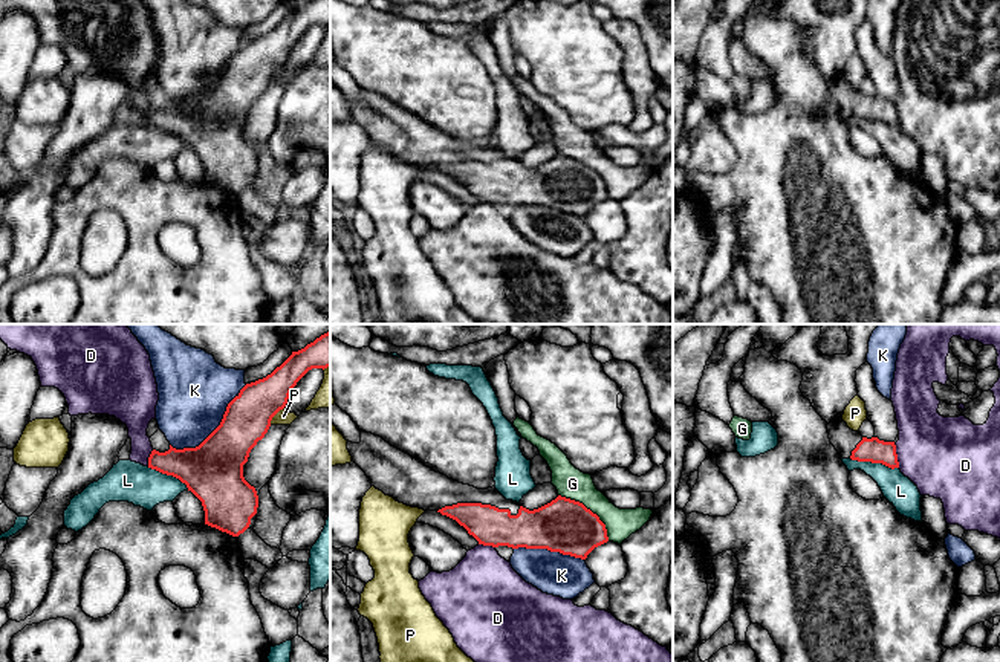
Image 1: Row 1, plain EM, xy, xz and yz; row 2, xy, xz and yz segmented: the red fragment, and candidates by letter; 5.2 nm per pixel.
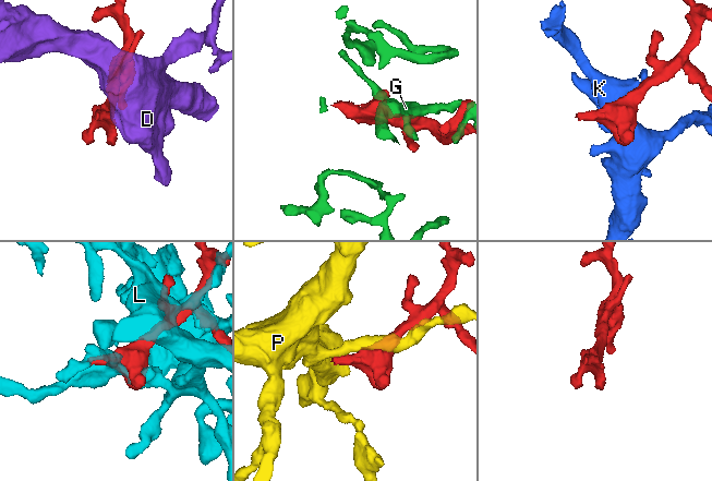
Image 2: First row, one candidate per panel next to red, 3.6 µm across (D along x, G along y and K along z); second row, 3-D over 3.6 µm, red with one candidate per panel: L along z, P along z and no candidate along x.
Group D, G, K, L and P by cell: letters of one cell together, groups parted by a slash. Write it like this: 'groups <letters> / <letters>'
groups D / G / K / L / P

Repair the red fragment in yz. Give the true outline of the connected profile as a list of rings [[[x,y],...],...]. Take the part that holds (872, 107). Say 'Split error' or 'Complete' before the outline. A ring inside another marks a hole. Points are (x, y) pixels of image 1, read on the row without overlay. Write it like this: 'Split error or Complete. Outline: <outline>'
Split error. Outline: [[[841,76],[827,81],[830,101],[843,116],[858,119],[882,121],[891,127],[899,125],[894,99],[884,99],[878,95],[862,95]]]

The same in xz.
Split error. Outline: [[[361,89],[361,99],[347,98],[352,118],[365,130],[372,144],[396,159],[424,168],[437,168],[456,177],[483,203],[512,206],[547,206],[586,217],[598,203],[609,199],[606,182],[583,161],[558,153],[550,161],[529,168],[520,161],[506,157],[495,144],[477,147],[433,128],[410,112],[391,104],[382,95]]]

